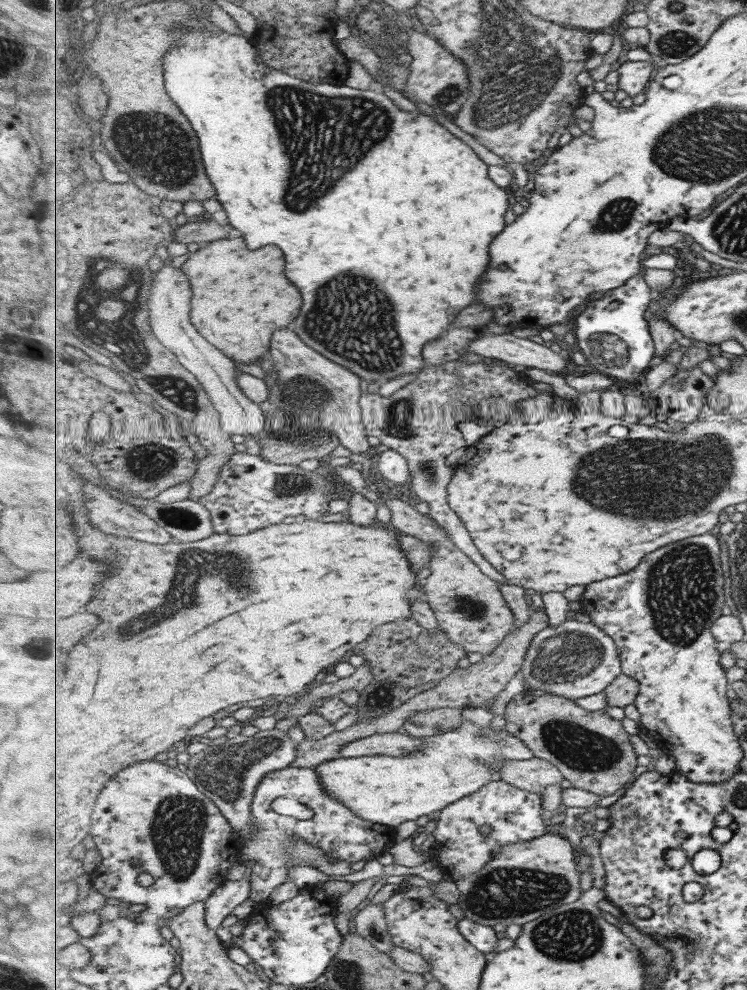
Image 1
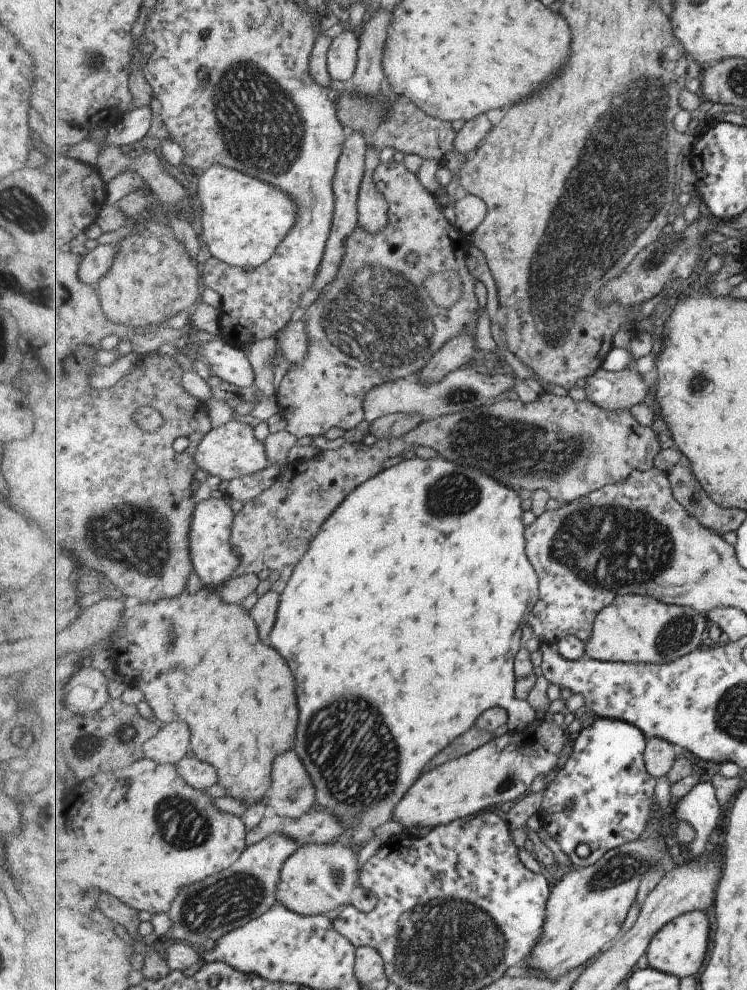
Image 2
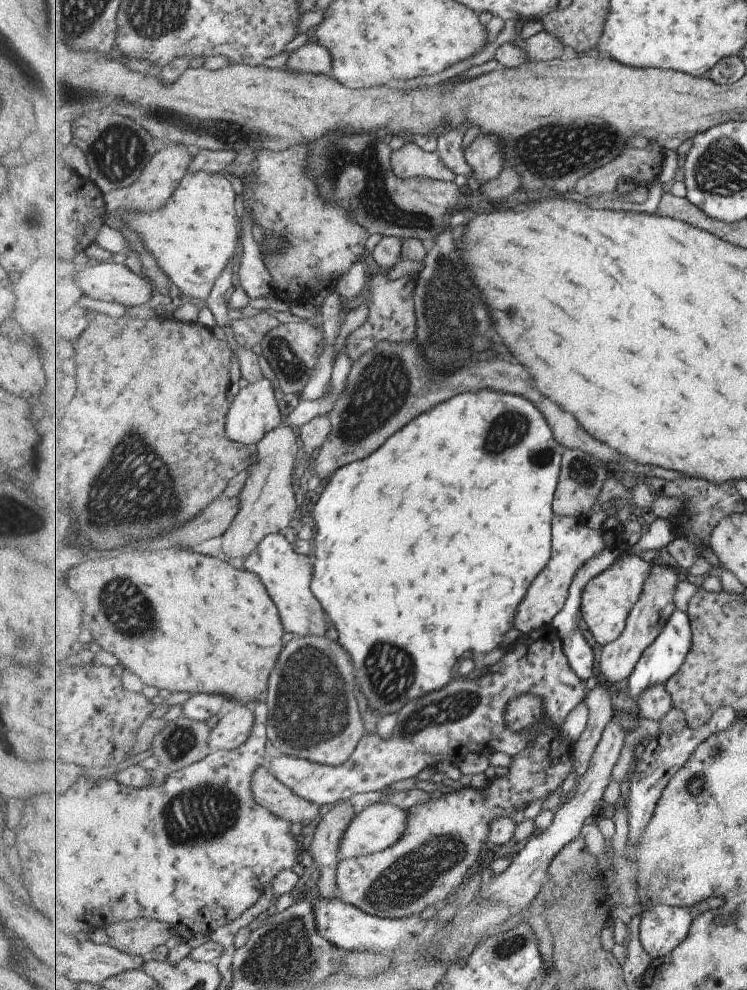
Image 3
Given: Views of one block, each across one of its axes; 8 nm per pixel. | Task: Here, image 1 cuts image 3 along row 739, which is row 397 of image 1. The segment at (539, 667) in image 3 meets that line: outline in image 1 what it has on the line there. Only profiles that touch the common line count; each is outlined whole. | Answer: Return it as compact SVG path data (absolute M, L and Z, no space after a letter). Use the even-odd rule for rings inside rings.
M453 361L439 366L428 365L417 376L415 381L391 397L368 392L362 395L360 406L368 435L376 436L382 444L407 458L411 473L410 486L421 501L429 504L429 516L438 521L448 532L450 539L480 565L485 574L498 583L505 584L508 582L507 577L483 556L464 520L449 504L448 486L456 476L457 468L456 465L447 464L447 458L455 450L467 446L466 438L459 430L461 422L479 422L490 416L489 398L495 398L493 420L509 421L516 414L516 405L521 400L536 398L540 393L537 388L533 388L533 381L529 376L507 366L489 366L482 361L475 364Z

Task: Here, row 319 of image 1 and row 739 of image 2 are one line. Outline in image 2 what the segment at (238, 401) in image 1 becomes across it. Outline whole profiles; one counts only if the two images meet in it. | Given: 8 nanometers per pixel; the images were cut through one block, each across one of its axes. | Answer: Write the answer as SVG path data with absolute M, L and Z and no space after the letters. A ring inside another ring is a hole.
M185 722L162 724L159 732L145 744L145 754L161 764L177 764L187 756L191 730Z

